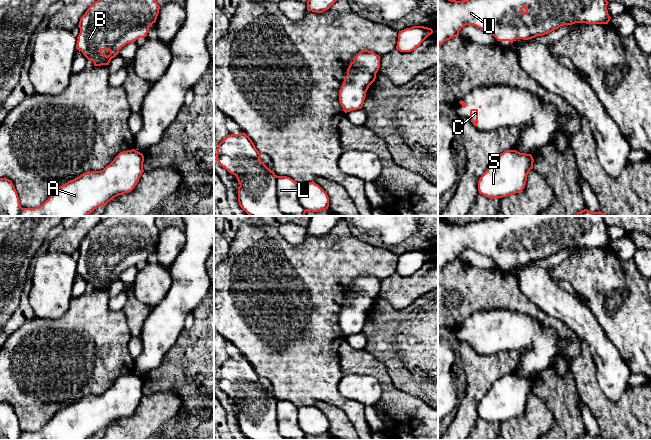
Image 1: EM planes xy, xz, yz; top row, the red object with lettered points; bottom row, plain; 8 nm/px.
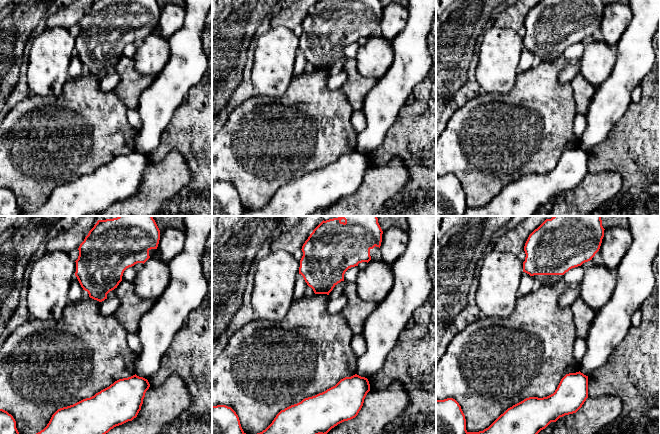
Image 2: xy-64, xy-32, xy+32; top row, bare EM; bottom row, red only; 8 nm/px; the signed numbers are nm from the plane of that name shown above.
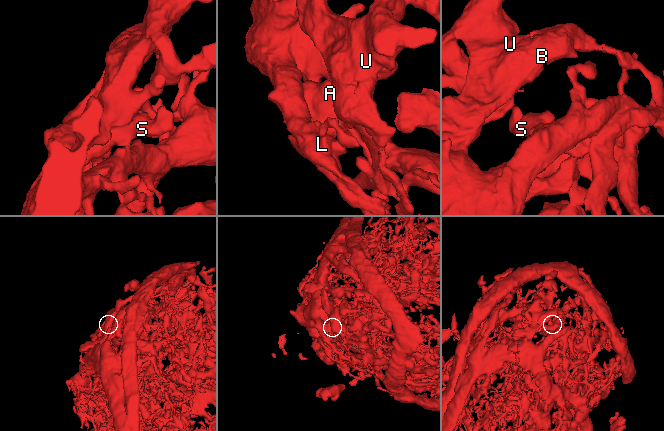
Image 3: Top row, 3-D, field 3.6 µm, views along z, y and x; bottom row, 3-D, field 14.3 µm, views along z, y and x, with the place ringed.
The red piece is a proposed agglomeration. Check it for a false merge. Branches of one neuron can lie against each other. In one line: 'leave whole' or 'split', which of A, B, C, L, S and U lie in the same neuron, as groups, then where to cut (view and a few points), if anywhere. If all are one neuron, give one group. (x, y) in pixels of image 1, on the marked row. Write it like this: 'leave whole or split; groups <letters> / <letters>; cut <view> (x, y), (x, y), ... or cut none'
leave whole; groups A B C L S U; cut none

